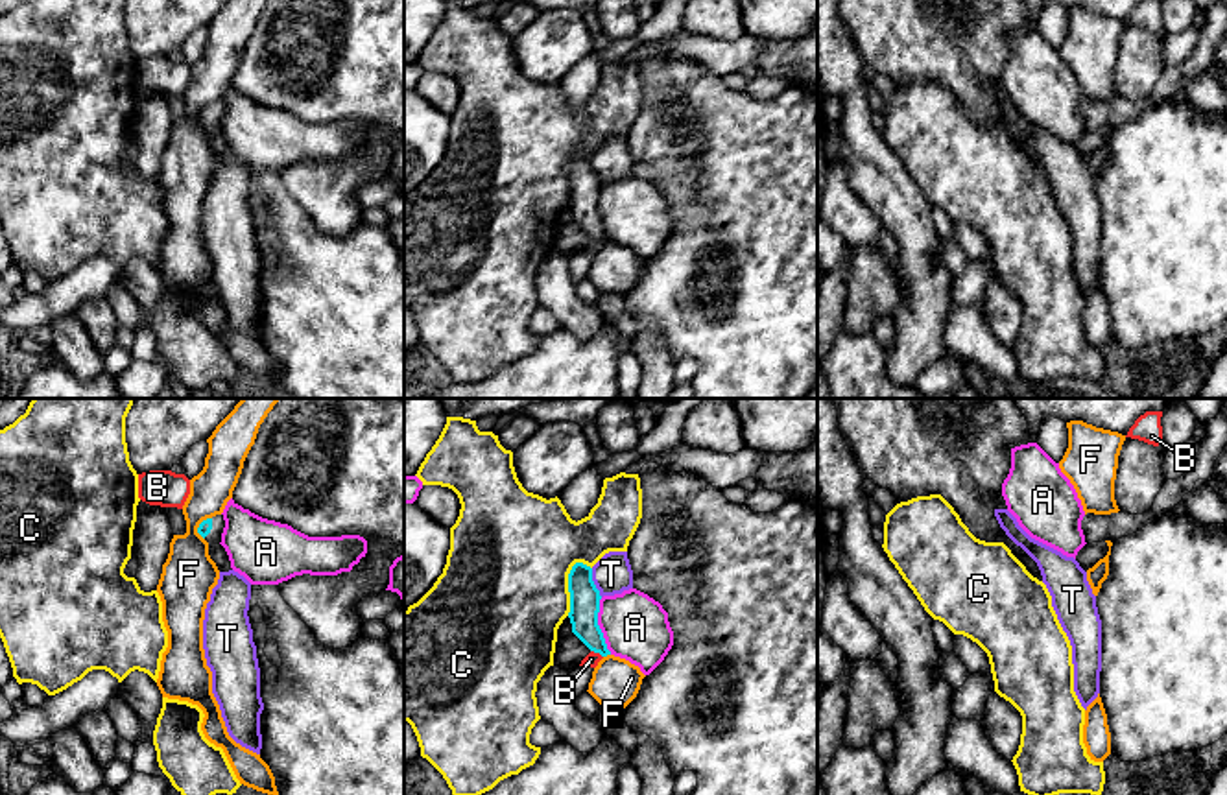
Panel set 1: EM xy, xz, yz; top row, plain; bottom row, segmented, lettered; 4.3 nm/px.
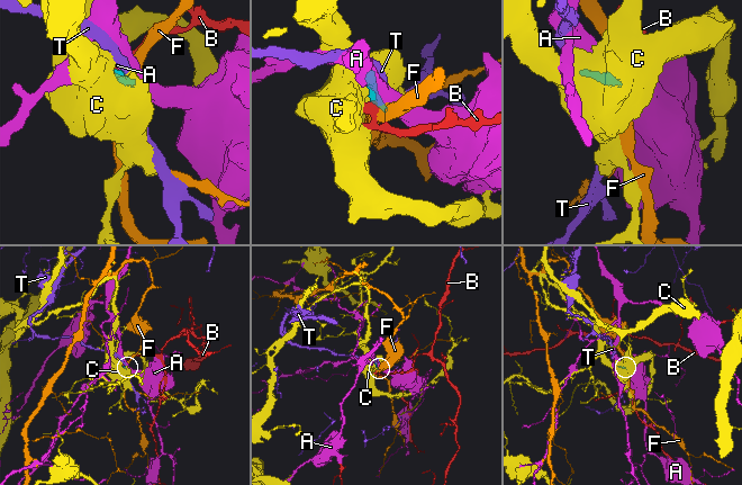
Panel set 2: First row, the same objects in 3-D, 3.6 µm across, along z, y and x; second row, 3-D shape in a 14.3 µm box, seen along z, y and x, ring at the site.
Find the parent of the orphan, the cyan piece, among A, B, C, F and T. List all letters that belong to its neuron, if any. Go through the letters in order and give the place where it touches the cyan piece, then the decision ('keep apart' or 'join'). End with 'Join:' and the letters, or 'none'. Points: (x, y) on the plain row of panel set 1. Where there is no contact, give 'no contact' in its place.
A: contact xz (598, 213); keep apart
B: contact xz (596, 238); keep apart
C: contact xz (569, 174); keep apart
F: contact xz (606, 242); keep apart
T: contact xz (593, 170); keep apart
Join: none

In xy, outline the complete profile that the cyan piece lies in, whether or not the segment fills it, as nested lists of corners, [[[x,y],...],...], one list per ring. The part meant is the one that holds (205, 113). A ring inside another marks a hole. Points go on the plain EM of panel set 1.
[[[216,101],[212,105],[207,105],[199,111],[197,120],[207,127],[220,131],[221,129],[221,120],[225,114],[223,101]]]

